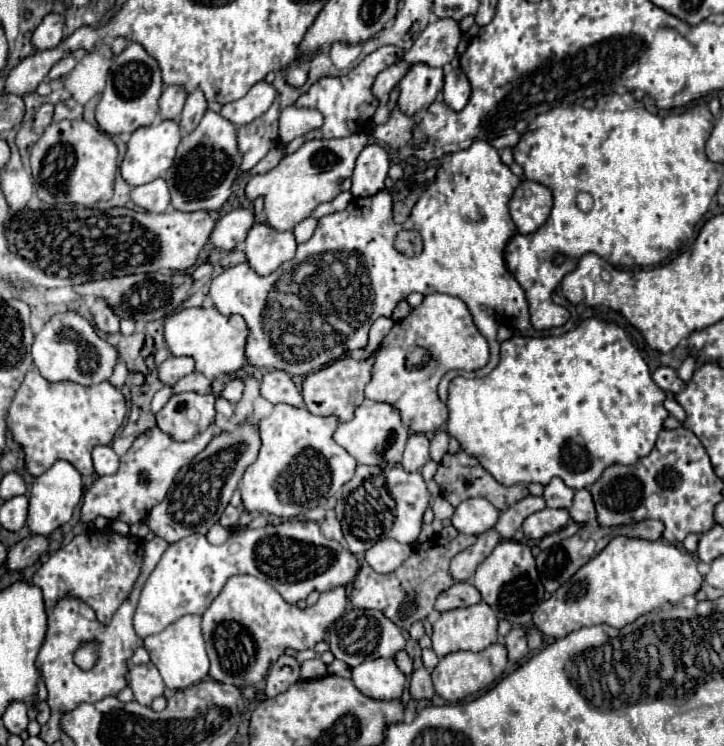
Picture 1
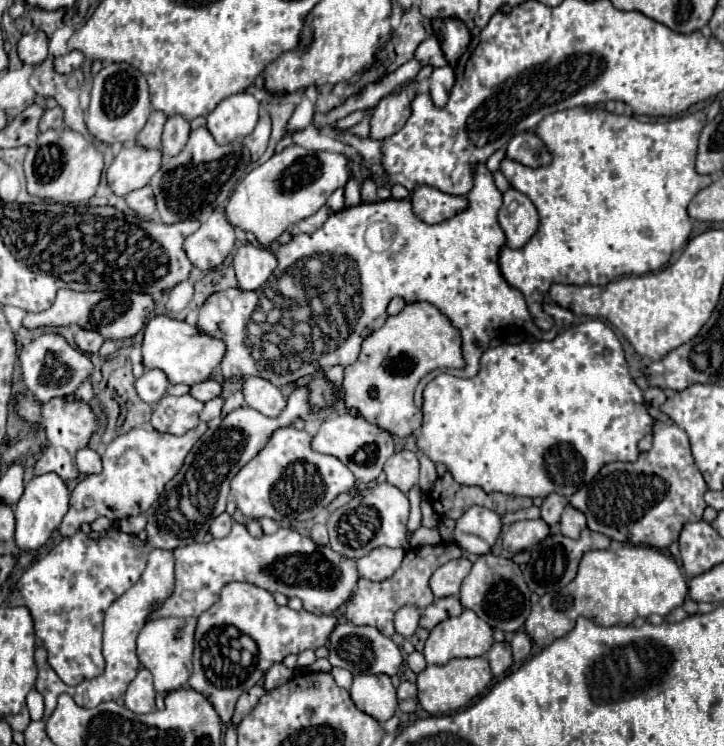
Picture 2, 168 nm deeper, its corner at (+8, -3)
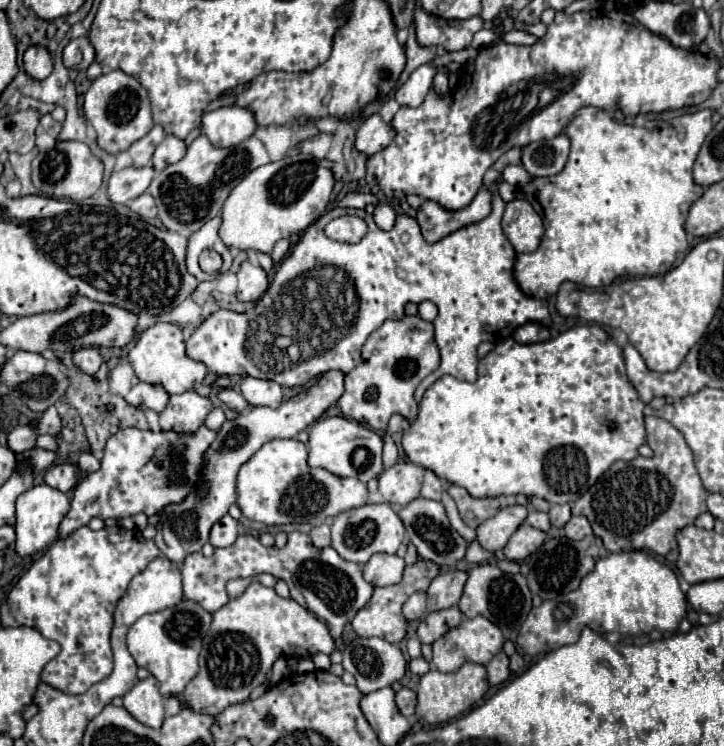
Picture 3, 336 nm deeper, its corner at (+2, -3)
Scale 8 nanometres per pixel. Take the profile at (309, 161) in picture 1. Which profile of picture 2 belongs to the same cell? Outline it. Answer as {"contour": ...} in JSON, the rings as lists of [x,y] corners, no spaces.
{"contour":[[[290,145],[282,153],[276,153],[266,163],[254,167],[234,189],[232,197],[226,203],[226,219],[232,227],[238,227],[242,231],[254,233],[256,241],[262,247],[268,247],[274,239],[278,239],[284,231],[288,231],[294,223],[314,215],[326,199],[336,191],[338,187],[344,187],[348,181],[348,169],[346,169],[346,157],[342,153],[326,153],[326,151],[308,151],[300,145]]]}

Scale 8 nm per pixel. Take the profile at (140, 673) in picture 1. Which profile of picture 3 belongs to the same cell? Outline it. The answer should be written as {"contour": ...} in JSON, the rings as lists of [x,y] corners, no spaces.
{"contour":[[[146,677],[134,685],[132,691],[124,695],[124,707],[132,717],[152,729],[160,729],[164,721],[162,695],[158,691],[156,677]]]}

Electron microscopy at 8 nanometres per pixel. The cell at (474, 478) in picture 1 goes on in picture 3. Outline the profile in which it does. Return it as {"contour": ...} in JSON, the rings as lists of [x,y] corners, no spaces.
{"contour":[[[452,485],[448,489],[448,495],[456,501],[462,521],[468,527],[472,527],[472,529],[476,529],[484,519],[496,515],[496,511],[500,511],[502,507],[508,507],[508,505],[514,505],[514,503],[528,505],[528,497],[524,497],[524,495],[518,495],[518,497],[484,497],[484,499],[476,499],[464,487],[458,487],[458,485]]]}

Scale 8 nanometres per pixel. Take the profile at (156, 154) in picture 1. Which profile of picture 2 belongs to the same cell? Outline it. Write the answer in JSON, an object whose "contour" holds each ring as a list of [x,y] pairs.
{"contour":[[[126,143],[108,167],[106,181],[116,195],[126,197],[150,181],[160,169],[160,161],[160,149],[142,149],[138,143]]]}

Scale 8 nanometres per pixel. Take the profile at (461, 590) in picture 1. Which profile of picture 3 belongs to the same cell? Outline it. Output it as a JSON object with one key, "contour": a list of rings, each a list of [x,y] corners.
{"contour":[[[458,605],[448,607],[448,609],[440,609],[440,611],[432,611],[432,613],[428,613],[426,621],[424,619],[420,621],[418,637],[422,643],[434,643],[448,629],[456,627],[460,621],[462,621],[462,613],[460,613]]]}

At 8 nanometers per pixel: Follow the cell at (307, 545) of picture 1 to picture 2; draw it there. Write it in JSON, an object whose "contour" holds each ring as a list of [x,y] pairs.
{"contour":[[[234,523],[228,537],[176,549],[174,559],[176,559],[174,593],[150,617],[174,617],[174,615],[198,617],[218,601],[222,587],[230,581],[254,583],[270,593],[280,591],[286,597],[298,597],[304,609],[310,613],[334,615],[338,607],[350,599],[358,583],[358,571],[354,559],[342,557],[334,553],[330,547],[316,545],[310,537],[300,535],[298,531],[286,527],[278,529],[274,535],[264,535],[256,539],[246,531],[244,525]]]}

